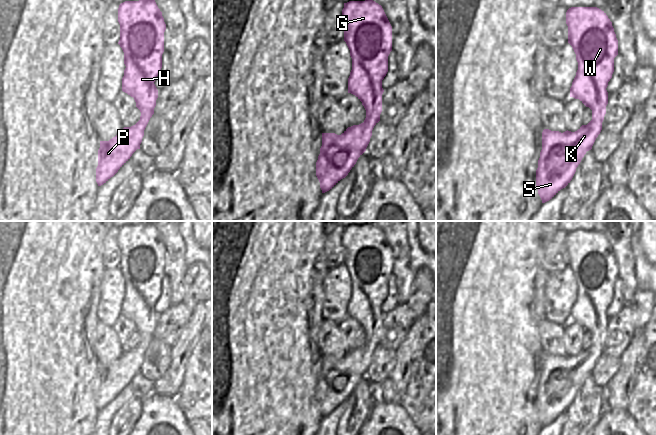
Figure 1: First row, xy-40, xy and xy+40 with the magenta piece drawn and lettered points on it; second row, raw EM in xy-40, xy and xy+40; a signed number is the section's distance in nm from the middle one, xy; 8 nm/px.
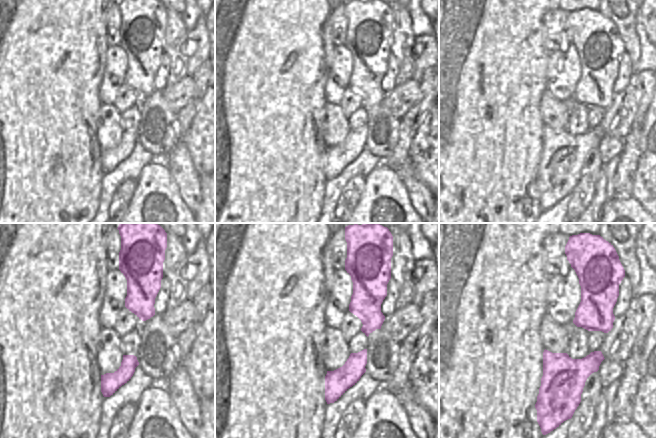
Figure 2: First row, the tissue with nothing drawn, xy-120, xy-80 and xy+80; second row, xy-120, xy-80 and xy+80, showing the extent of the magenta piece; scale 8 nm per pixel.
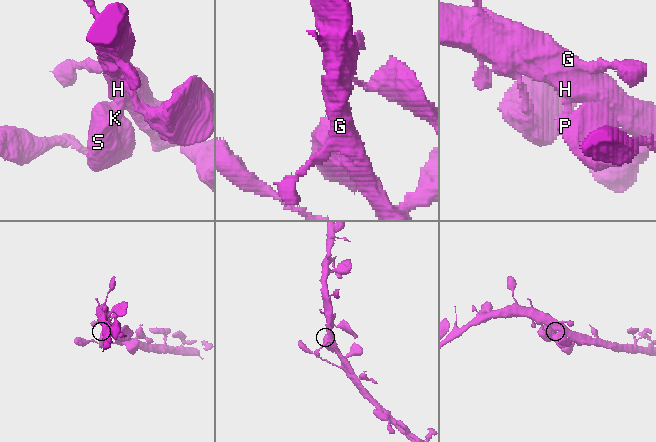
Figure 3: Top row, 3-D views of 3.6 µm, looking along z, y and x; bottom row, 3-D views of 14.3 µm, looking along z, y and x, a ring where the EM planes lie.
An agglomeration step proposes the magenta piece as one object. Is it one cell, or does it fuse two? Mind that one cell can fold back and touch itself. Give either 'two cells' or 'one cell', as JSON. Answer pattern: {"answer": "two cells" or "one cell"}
{"answer": "one cell"}

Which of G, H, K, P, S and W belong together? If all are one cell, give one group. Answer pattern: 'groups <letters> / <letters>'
groups G H K P S W

